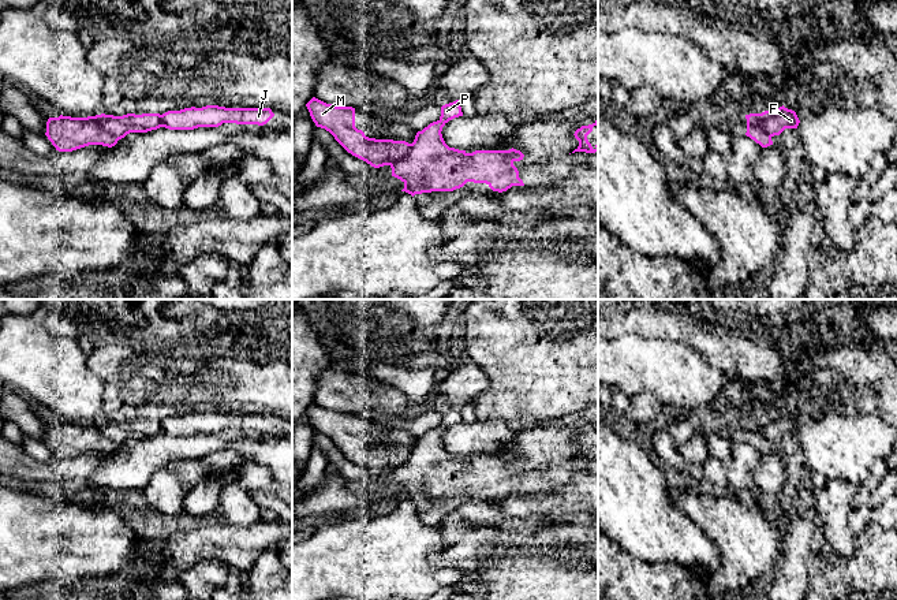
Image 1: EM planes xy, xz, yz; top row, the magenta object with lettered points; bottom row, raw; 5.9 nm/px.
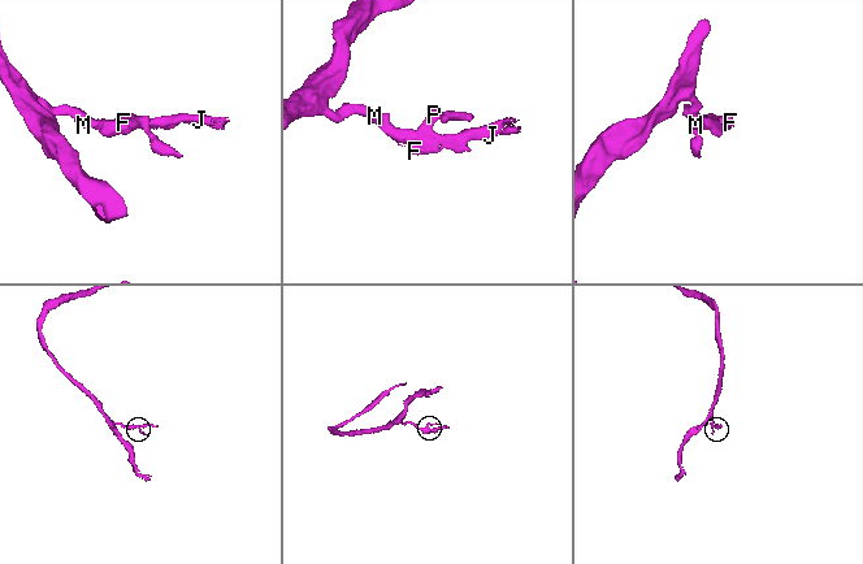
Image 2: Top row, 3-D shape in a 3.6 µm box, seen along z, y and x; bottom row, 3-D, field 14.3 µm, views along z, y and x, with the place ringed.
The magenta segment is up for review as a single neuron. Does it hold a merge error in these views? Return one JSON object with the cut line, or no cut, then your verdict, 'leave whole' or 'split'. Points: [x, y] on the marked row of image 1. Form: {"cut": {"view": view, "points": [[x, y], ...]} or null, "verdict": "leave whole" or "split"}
{"cut": {"view": "xy", "points": [[98, 115], [98, 123], [118, 140]]}, "verdict": "split"}

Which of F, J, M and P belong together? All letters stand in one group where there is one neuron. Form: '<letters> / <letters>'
F J P / M

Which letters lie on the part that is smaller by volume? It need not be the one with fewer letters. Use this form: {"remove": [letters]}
{"remove": ["F", "J", "P"]}

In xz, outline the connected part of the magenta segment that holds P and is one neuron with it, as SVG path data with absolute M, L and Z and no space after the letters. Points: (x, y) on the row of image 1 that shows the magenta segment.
M459 100L441 107L441 116L437 122L430 123L422 131L418 131L408 154L390 164L392 176L404 183L405 191L412 197L415 194L431 191L453 191L463 187L467 182L486 183L493 191L507 191L512 186L524 186L519 178L519 171L513 165L515 161L523 160L524 154L520 150L475 150L467 153L449 148L442 138L442 127L452 119L463 116Z

